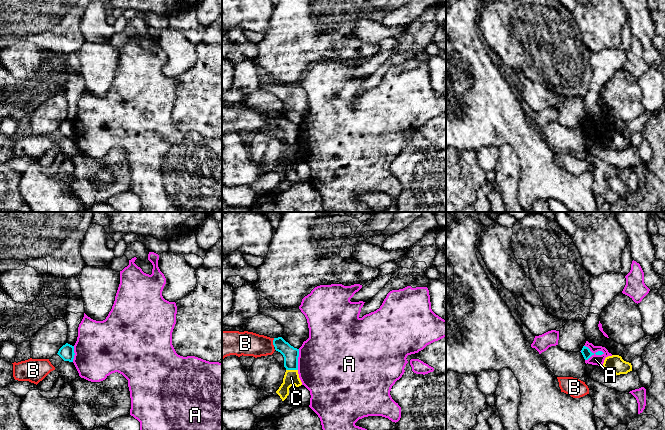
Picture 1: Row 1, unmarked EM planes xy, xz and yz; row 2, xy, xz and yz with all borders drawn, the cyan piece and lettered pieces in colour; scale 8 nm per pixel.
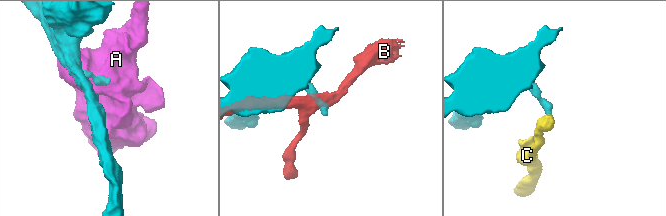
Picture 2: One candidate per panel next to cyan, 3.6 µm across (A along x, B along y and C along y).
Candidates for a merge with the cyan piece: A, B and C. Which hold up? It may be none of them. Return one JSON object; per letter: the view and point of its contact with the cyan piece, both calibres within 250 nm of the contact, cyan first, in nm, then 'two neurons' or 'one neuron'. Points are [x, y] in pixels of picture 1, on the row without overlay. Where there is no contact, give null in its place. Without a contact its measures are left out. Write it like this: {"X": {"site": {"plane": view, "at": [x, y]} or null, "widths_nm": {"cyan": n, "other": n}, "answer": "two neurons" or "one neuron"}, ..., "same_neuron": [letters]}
{"A": {"site": {"plane": "yz", "at": [593, 129]}, "widths_nm": {"cyan": 70, "other": 80}, "answer": "two neurons"}, "B": {"site": {"plane": "xz", "at": [273, 118]}, "widths_nm": {"cyan": 120, "other": 190}, "answer": "two neurons"}, "C": {"site": {"plane": "xz", "at": [292, 145]}, "widths_nm": {"cyan": 120, "other": 120}, "answer": "two neurons"}, "same_neuron": []}

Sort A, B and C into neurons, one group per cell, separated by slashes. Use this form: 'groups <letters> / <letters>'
groups A / B / C

